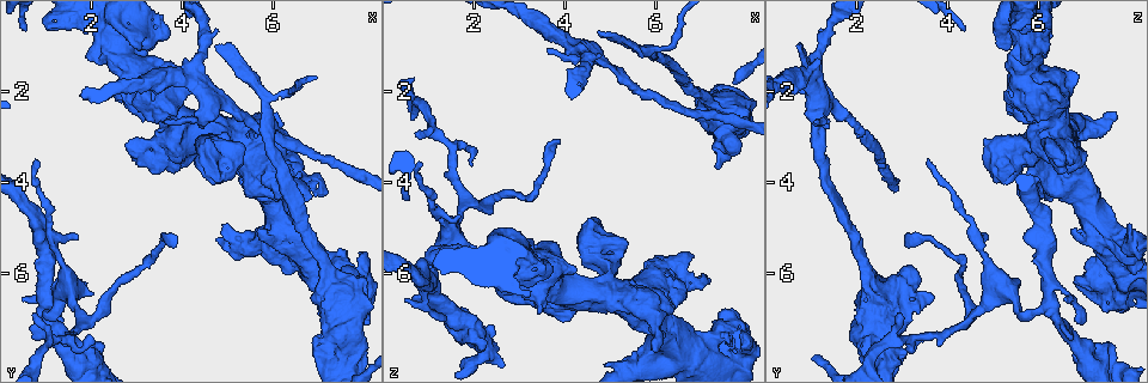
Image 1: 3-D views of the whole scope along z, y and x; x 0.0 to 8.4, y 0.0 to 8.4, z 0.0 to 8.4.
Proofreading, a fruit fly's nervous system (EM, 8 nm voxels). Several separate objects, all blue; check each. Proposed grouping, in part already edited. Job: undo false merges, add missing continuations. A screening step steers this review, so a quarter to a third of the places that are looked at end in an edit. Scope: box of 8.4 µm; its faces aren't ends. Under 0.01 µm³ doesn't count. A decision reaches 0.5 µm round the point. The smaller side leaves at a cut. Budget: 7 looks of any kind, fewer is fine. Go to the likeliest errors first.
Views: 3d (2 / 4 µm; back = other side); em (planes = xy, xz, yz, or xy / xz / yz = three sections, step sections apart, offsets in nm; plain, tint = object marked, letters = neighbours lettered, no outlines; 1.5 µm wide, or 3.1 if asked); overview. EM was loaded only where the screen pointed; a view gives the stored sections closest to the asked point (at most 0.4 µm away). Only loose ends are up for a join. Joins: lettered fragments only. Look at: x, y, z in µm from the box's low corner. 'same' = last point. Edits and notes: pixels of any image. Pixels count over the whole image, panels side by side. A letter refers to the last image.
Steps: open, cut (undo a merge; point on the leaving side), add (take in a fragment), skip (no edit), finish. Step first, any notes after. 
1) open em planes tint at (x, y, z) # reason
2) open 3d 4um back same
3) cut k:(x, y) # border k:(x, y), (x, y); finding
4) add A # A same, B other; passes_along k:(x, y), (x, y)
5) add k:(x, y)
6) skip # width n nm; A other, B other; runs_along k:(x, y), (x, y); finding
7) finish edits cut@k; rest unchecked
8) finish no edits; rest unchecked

open em planes letters at (4.85, 1.00, 0.70) # free end

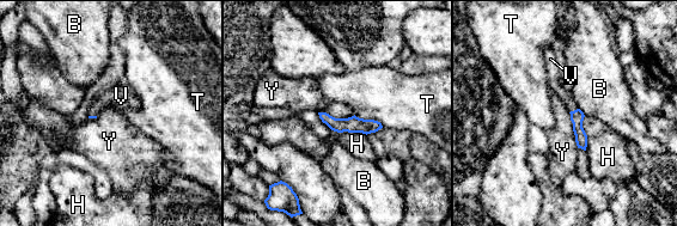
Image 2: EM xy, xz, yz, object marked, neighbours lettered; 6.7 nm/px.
add V # B other, H other, T other, V same, Y other; passes_along 2:(577, 116), (574, 110), (566, 97); it goes on there

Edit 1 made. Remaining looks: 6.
open overview

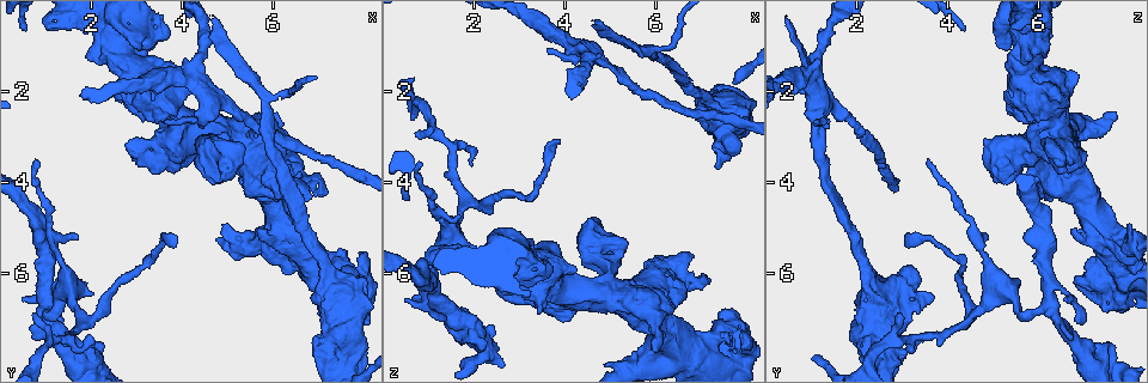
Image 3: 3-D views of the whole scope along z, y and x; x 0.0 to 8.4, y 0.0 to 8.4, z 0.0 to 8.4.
open em xz step 8 tint at (7.55, 5.50, 7.50) # thick end

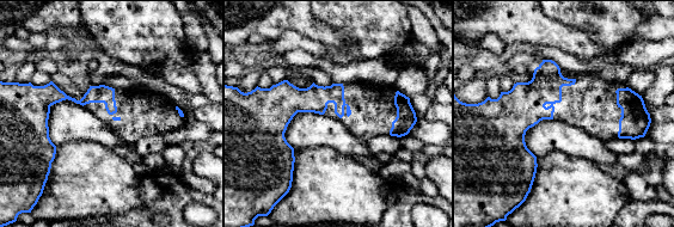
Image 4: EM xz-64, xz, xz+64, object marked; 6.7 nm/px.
open em planes letters same

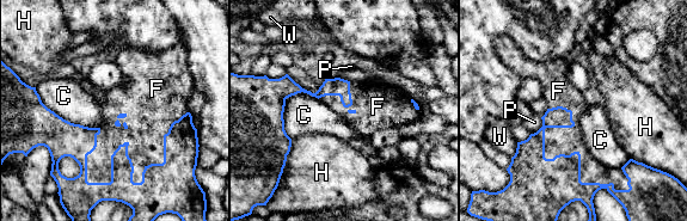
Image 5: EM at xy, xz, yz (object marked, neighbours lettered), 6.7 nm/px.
add F # longest_contact F 850 nm; C other, F same, H other, P other, W other; passes_along 5:(166, 188), (132, 175), (146, 141); the neuron continues

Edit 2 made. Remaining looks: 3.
open overview # see it whole again

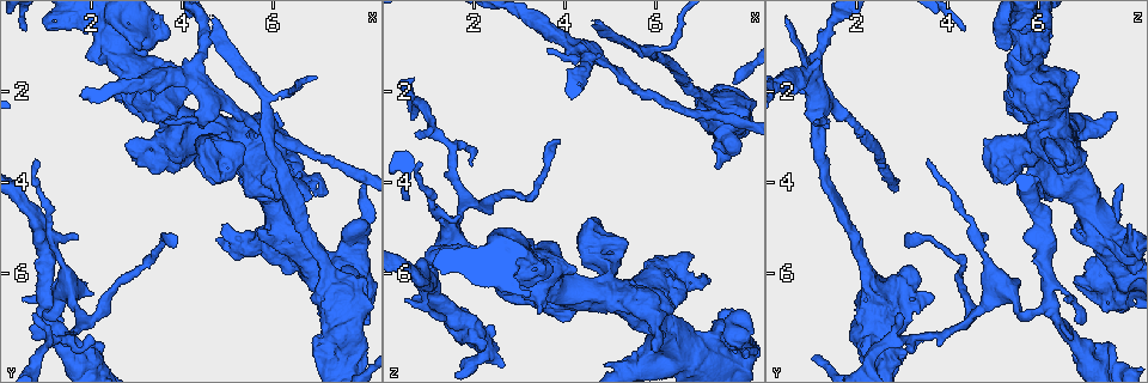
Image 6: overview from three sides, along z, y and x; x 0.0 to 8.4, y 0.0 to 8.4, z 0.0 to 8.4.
open em planes letters at (1.75, 7.80, 7.00) # sharp bend

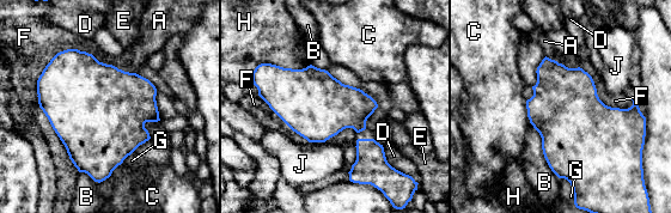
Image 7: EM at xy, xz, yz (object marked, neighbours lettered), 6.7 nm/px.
skip # A other, B other, C other, D other, E other, F other, G other, H other, J other; border 7:(270, 62), (292, 68), (310, 65); continuous, no second neuron

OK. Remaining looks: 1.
finish edits add@2, add@5; rest unchecked

